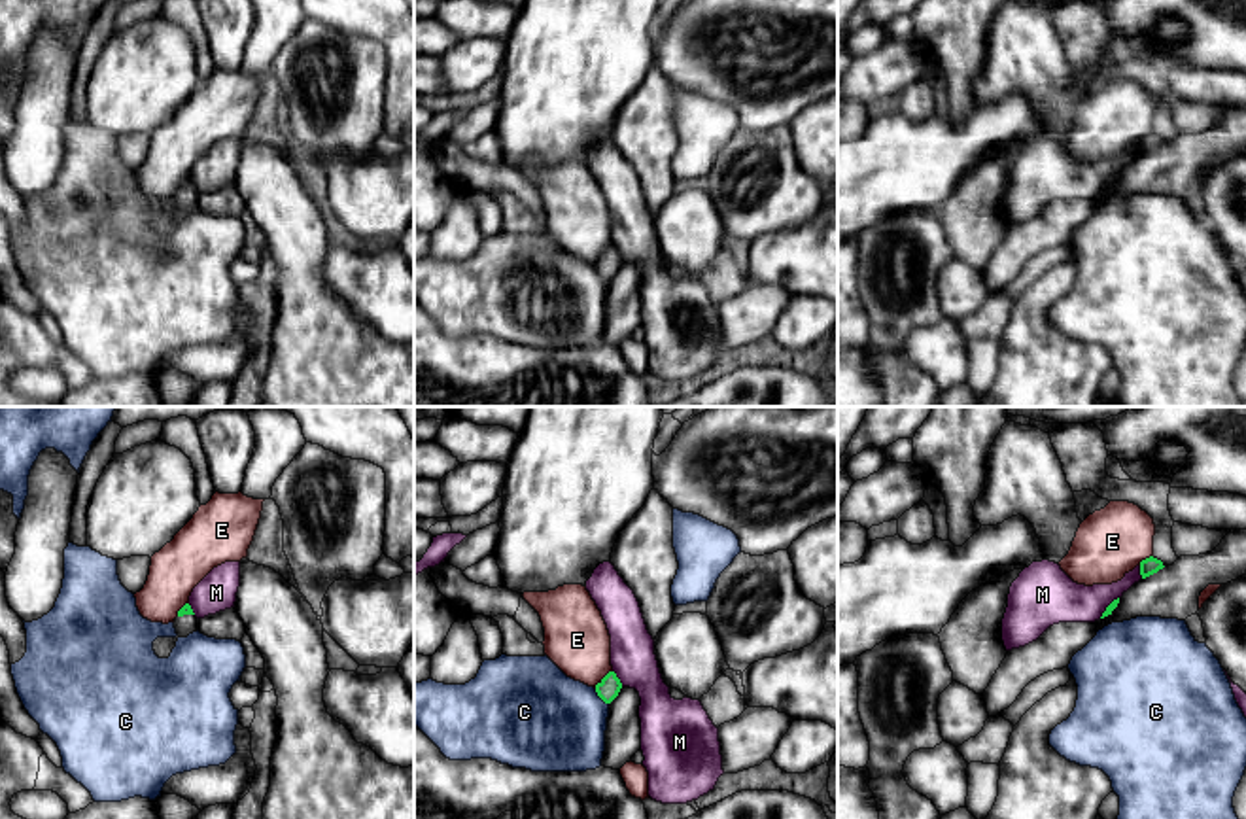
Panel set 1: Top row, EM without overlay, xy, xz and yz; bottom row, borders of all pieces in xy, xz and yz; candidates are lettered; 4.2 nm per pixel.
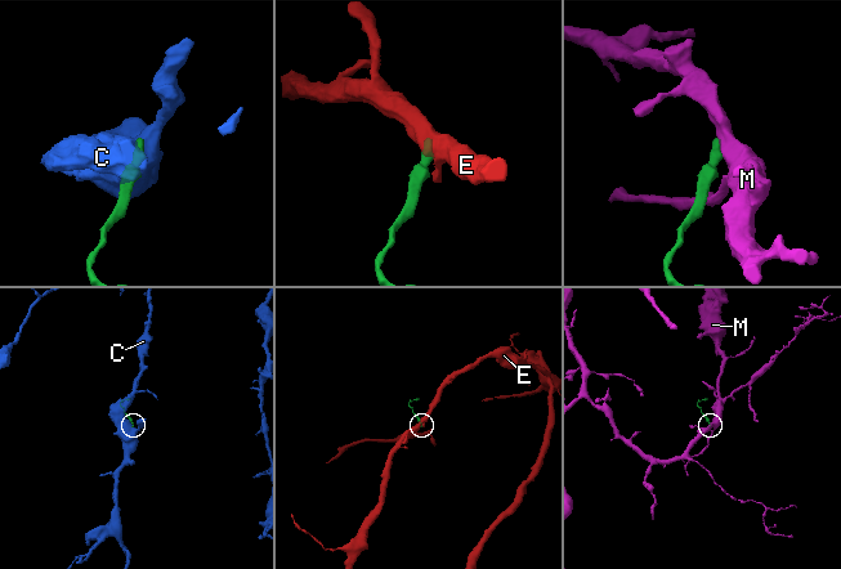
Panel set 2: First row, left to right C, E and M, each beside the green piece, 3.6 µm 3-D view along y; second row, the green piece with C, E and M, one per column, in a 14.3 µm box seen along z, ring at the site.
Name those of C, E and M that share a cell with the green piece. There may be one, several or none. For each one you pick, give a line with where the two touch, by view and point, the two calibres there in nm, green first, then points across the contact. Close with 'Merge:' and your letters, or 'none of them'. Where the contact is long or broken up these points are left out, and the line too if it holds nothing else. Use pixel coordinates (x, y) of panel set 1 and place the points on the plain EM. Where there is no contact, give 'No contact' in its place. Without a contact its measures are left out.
Merge: none of them

